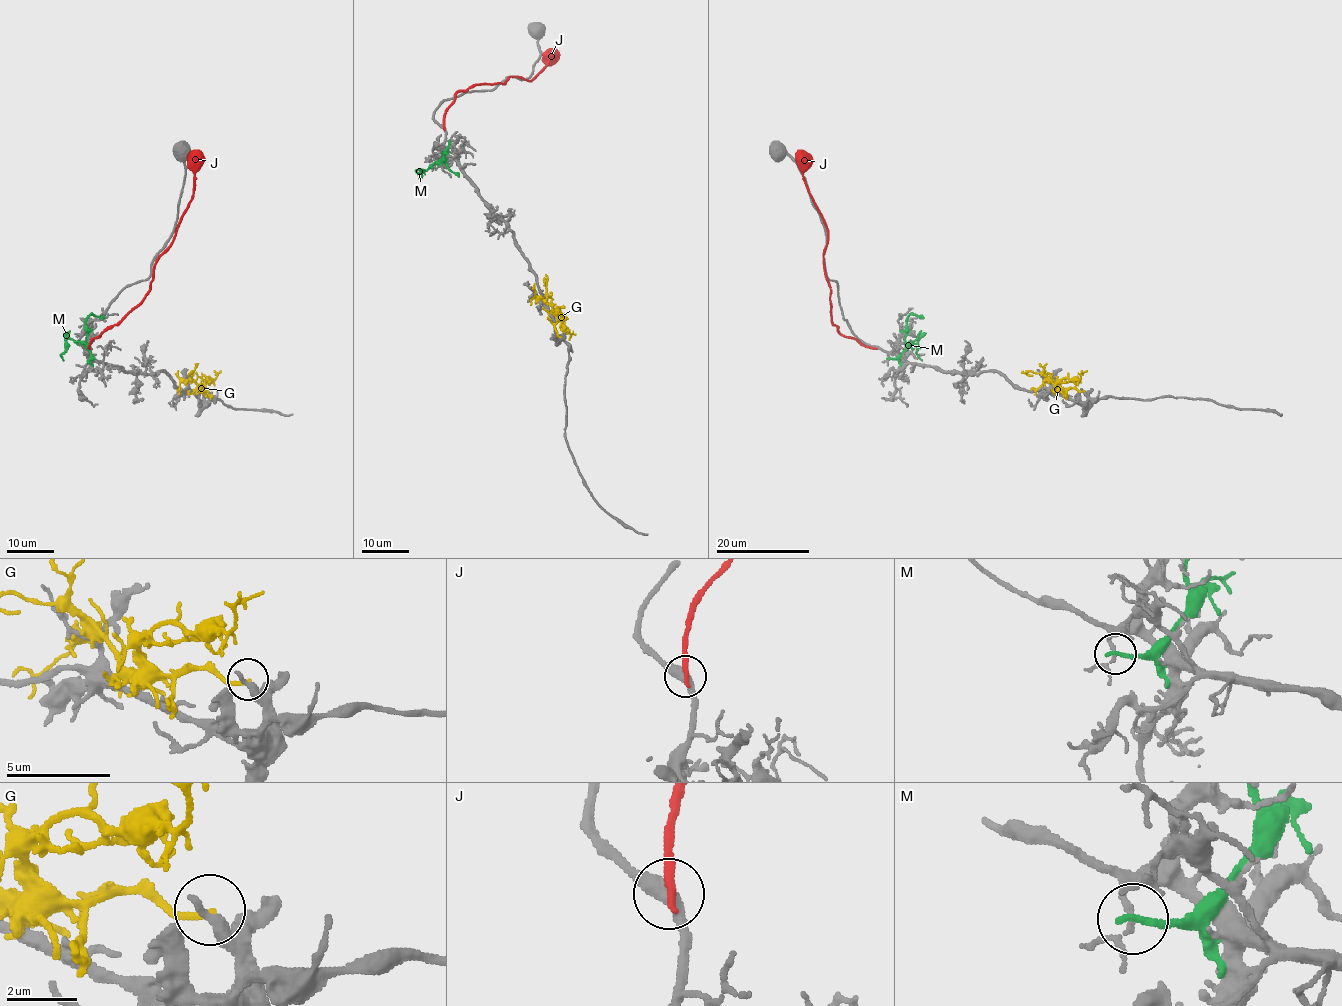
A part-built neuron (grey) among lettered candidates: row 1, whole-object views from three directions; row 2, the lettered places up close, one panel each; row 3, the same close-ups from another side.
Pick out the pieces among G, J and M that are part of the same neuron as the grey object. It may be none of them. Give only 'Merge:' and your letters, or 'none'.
Merge: none

